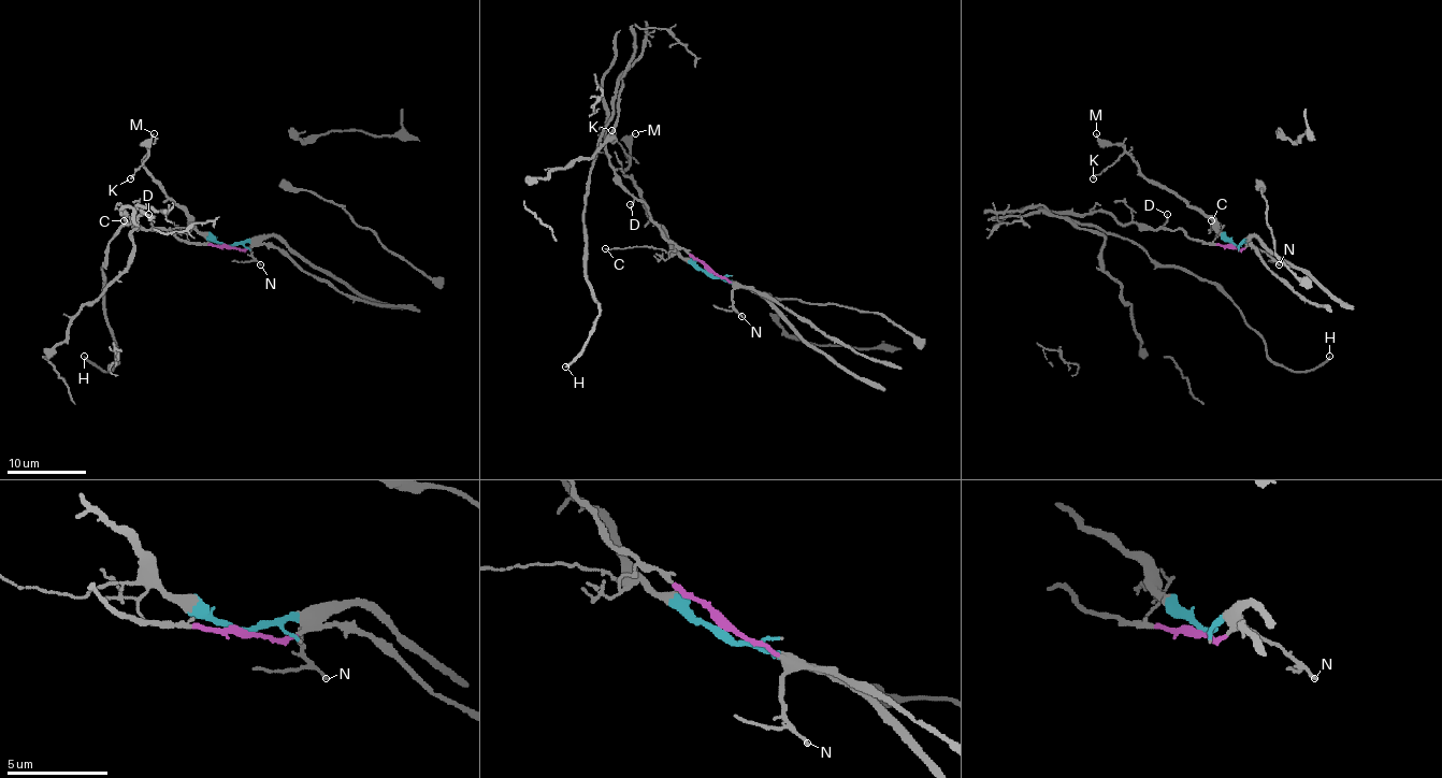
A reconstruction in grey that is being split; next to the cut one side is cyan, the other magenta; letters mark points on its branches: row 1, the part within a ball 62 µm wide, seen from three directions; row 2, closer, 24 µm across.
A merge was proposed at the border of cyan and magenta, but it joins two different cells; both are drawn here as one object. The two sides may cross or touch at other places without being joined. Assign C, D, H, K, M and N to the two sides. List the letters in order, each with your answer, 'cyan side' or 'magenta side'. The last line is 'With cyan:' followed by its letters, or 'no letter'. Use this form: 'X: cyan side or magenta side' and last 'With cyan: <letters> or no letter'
C: cyan side
D: magenta side
H: magenta side
K: cyan side
M: cyan side
N: cyan side
With cyan: C, K, M, N

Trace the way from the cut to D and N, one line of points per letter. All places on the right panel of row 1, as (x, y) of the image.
D: (1234, 246), (1201, 243), (1180, 229), (1164, 229), (1166, 215)
N: (1236, 246), (1248, 243), (1279, 264)

